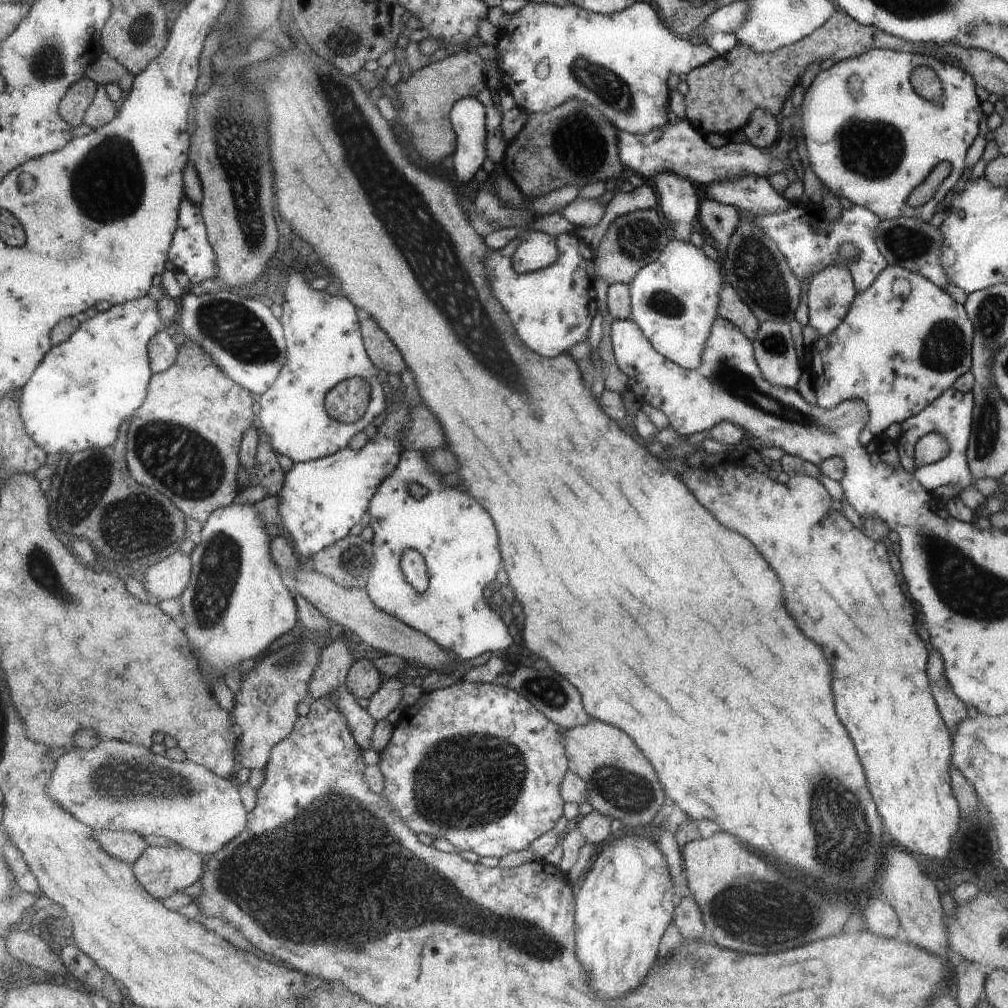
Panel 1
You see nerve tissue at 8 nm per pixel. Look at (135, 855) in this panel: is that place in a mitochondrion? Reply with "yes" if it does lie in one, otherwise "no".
no

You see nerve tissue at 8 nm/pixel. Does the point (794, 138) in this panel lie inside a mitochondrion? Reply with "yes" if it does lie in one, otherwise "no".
no

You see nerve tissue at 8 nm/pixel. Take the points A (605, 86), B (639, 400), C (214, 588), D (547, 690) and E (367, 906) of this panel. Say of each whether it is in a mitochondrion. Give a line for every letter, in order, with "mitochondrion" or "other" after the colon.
A: mitochondrion
B: other
C: mitochondrion
D: mitochondrion
E: other

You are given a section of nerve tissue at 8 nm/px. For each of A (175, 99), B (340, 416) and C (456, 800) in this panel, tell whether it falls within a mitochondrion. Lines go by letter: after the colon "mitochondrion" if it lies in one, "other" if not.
A: other
B: mitochondrion
C: mitochondrion

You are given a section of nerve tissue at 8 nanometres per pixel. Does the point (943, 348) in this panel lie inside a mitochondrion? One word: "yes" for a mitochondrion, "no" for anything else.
yes

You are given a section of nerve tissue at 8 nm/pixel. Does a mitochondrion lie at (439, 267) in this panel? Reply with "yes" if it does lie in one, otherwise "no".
yes

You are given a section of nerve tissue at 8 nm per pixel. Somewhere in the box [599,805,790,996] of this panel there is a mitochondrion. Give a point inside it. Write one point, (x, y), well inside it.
(730, 909)

